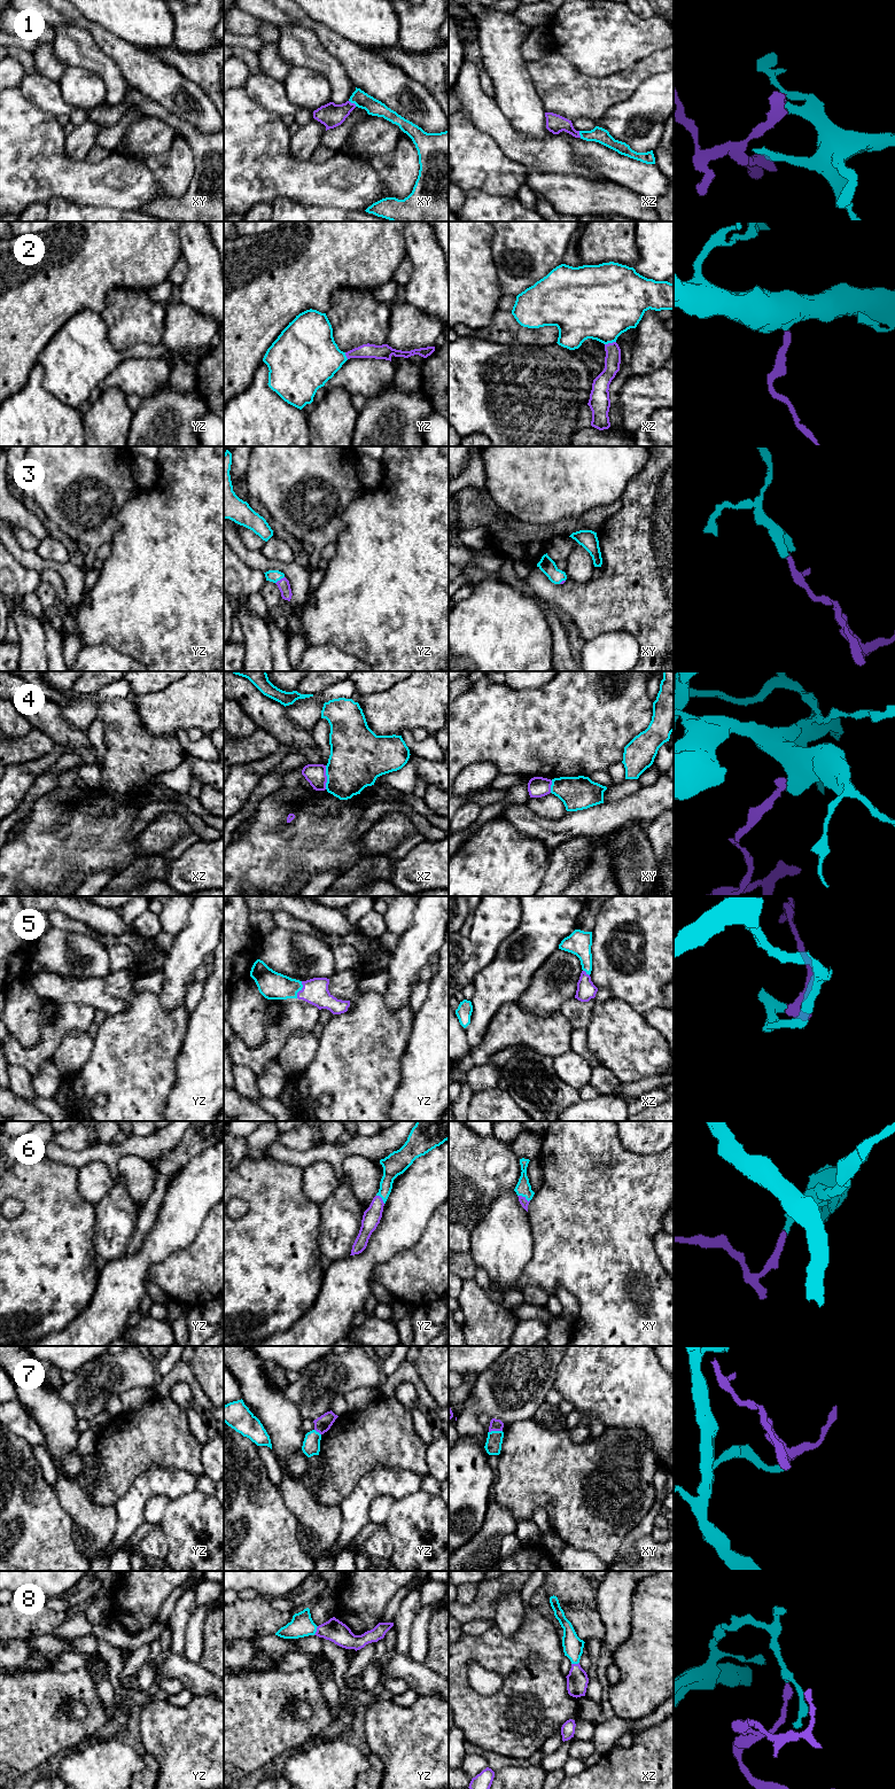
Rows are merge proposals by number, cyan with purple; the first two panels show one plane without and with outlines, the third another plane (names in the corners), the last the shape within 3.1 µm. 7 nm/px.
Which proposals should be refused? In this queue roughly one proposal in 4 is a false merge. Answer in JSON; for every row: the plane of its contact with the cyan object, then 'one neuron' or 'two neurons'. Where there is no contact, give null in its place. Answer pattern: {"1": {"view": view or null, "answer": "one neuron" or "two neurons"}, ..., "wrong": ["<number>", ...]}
{"1": {"view": "xy", "answer": "one neuron"}, "2": {"view": "xz", "answer": "one neuron"}, "3": {"view": "yz", "answer": "one neuron"}, "4": {"view": "xz", "answer": "two neurons"}, "5": {"view": "yz", "answer": "one neuron"}, "6": {"view": "xy", "answer": "one neuron"}, "7": {"view": "xy", "answer": "two neurons"}, "8": {"view": "yz", "answer": "one neuron"}, "wrong": ["4", "7"]}

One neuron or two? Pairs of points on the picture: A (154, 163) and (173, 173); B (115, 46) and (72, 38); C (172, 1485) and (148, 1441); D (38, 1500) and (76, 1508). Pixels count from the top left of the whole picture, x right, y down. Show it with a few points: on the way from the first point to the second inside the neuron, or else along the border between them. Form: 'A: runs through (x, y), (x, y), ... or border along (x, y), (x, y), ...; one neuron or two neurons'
A: runs through (158, 164), (164, 169), (169, 169); one neuron
B: border along (75, 25), (85, 29), (95, 44), (114, 62); two neurons
C: border along (188, 1471), (181, 1468), (152, 1467), (137, 1476); two neurons
D: border along (54, 1486), (60, 1504), (70, 1517), (72, 1529); two neurons

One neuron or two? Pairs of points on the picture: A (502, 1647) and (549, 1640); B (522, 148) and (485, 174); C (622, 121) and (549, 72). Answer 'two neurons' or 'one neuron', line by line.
A: one neuron
B: two neurons
C: two neurons

